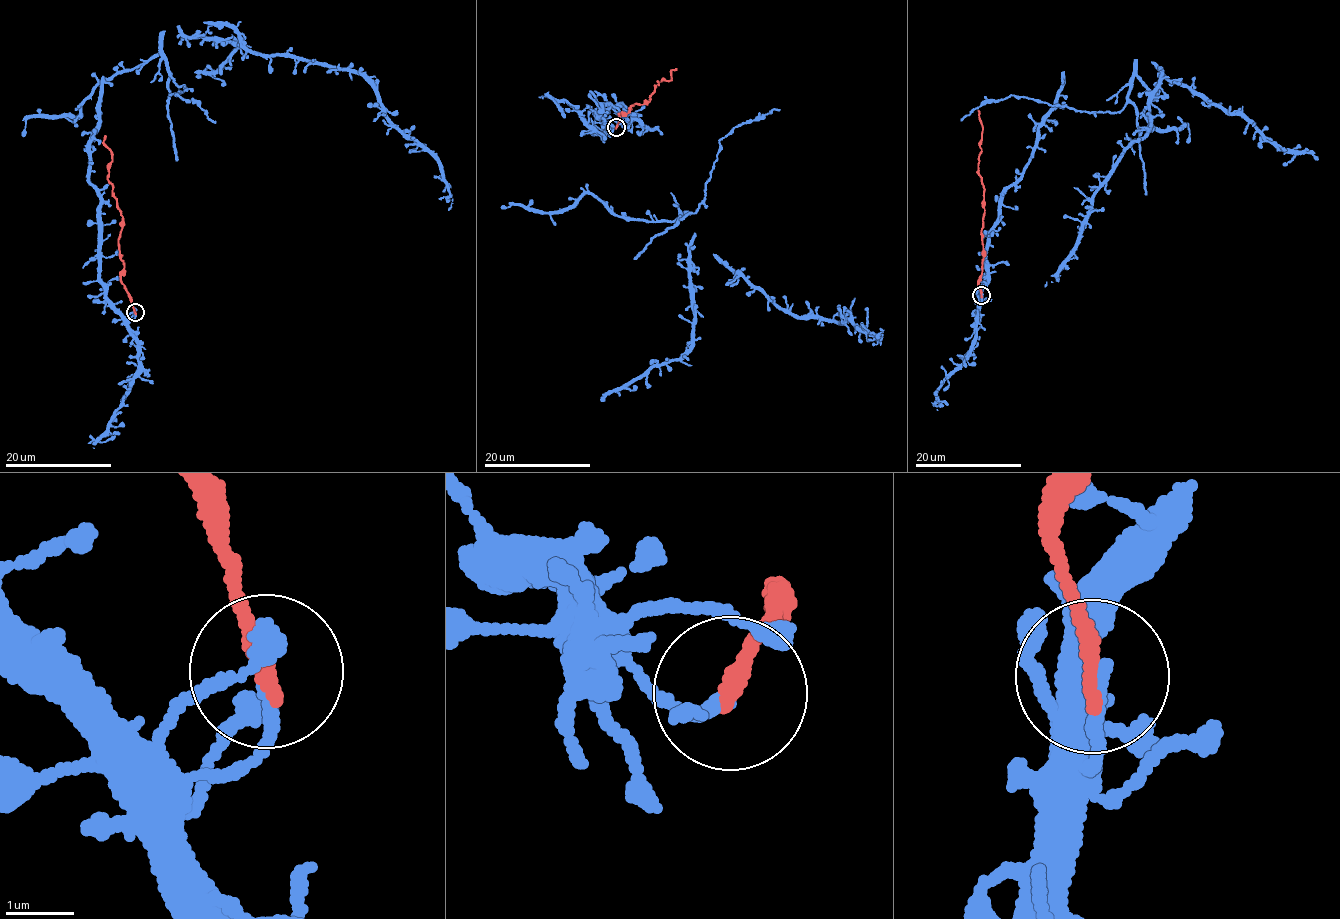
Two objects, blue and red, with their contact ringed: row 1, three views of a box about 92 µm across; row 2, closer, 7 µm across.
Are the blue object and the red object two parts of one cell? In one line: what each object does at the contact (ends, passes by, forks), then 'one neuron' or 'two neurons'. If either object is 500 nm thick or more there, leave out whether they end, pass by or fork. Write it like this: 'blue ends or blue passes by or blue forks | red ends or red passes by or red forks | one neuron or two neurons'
blue ends | red ends | two neurons

